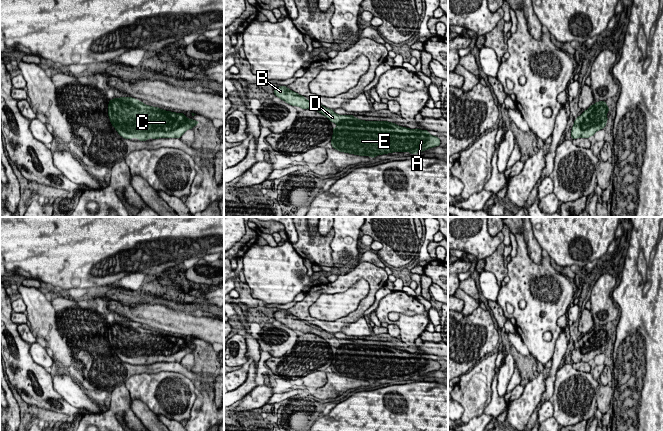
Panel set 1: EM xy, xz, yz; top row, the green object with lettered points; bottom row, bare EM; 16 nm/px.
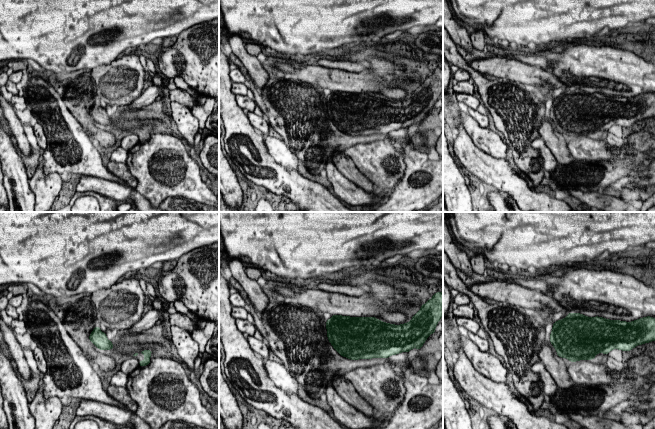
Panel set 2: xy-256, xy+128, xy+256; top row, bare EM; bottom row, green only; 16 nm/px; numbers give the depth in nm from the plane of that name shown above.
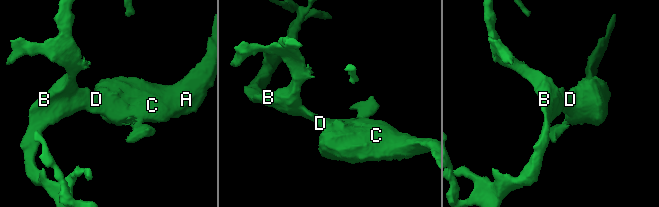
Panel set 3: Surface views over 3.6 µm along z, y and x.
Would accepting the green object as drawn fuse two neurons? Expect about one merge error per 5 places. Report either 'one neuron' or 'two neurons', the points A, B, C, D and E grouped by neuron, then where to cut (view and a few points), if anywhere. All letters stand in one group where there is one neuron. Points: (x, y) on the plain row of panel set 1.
one neuron; groups A B C D E; cut none

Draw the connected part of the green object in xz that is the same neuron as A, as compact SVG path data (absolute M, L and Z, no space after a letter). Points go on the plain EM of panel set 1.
M284 309L275 312L274 318L294 331L315 334L334 346L337 351L332 352L330 367L340 376L375 382L392 376L416 378L441 367L428 354L409 353L387 345L364 345L354 339L338 339L318 326L307 325L305 320Z

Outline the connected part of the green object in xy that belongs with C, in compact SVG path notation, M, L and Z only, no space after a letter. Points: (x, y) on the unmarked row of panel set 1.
M121 321L109 324L108 328L108 340L111 345L112 350L116 353L120 360L125 363L132 364L133 362L138 362L138 365L147 365L149 362L181 362L186 354L192 353L199 346L196 344L187 343L184 337L175 337L170 335L162 334L158 331L152 331L145 329L143 326L134 323L132 321Z

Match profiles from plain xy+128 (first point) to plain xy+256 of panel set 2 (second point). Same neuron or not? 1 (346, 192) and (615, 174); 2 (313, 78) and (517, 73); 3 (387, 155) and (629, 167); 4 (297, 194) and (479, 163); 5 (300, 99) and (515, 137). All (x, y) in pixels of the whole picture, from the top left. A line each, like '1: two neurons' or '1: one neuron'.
1: two neurons
2: one neuron
3: two neurons
4: one neuron
5: one neuron

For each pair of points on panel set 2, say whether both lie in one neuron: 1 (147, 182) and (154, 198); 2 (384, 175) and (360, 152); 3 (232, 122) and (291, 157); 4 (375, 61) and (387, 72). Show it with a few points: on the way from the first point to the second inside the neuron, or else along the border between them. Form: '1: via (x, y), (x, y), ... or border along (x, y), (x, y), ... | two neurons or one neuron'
1: via (151, 186), (154, 189), (154, 194) | one neuron
2: via (378, 169), (366, 157) | one neuron
3: border along (264, 135), (266, 150), (275, 162) | two neurons
4: via (378, 64), (384, 69) | one neuron

